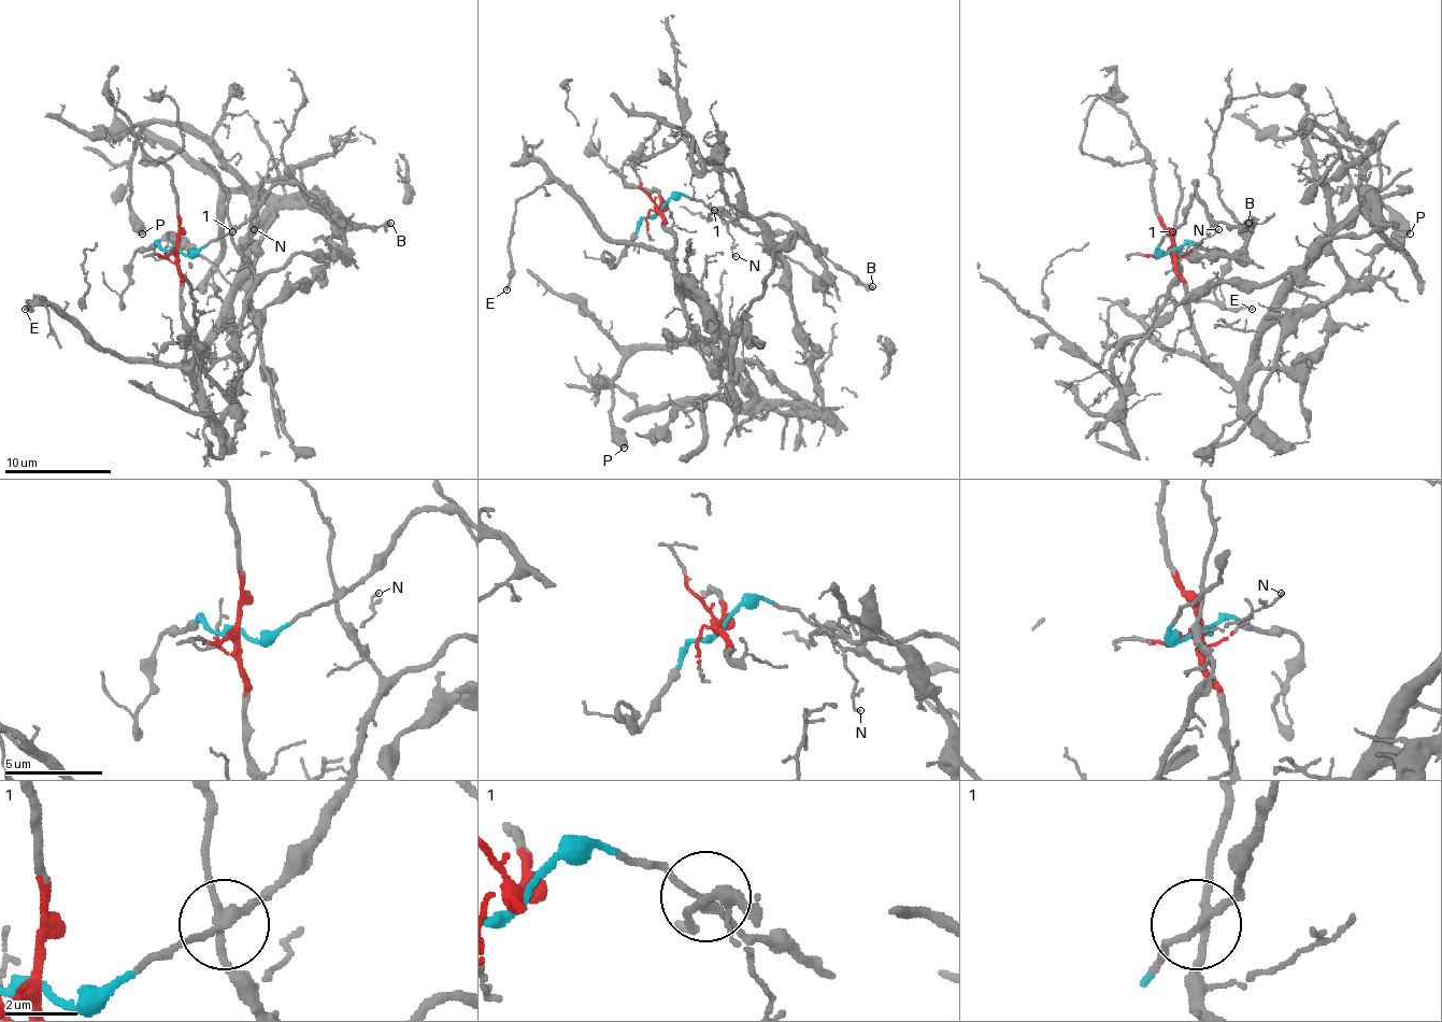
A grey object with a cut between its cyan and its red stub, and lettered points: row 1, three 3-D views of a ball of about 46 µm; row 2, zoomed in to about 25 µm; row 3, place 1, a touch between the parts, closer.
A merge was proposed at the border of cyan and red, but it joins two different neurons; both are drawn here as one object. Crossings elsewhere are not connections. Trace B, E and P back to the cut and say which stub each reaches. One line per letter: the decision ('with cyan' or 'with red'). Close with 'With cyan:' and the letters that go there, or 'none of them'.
B: with cyan
E: with red
P: with red
With cyan: B

